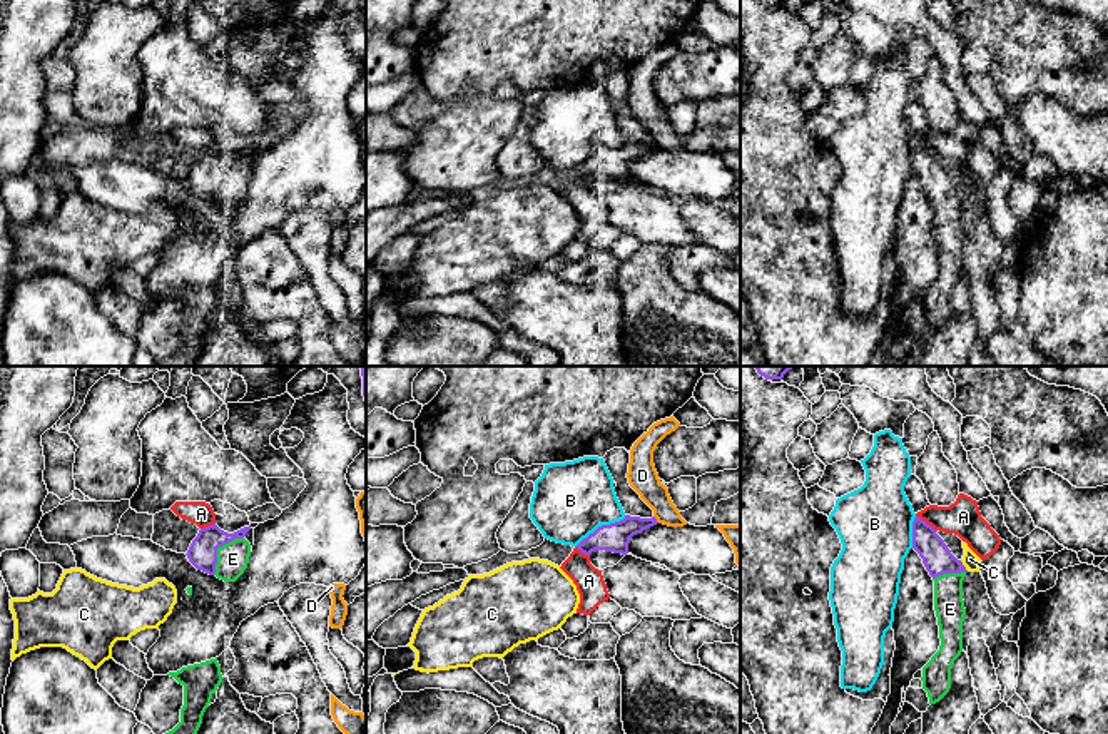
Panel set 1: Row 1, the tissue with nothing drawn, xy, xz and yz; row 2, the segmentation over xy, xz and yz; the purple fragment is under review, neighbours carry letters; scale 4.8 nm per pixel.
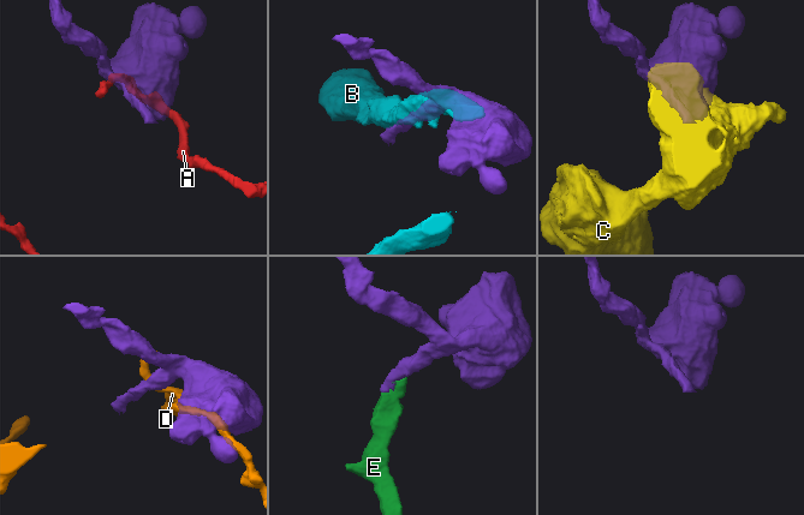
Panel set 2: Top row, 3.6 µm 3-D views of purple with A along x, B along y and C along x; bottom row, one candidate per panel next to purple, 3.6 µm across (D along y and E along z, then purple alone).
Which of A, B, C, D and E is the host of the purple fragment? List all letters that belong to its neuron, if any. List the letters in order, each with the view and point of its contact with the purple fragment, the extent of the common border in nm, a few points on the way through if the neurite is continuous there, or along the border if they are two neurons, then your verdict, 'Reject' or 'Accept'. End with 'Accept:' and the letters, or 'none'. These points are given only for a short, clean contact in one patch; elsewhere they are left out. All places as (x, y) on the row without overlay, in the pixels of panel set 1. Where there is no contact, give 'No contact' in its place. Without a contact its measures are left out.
A: Touches purple at yz (925, 147). Shared border 120 nm. Reject
B: Touches purple at xz (602, 151). Shared border 280 nm. Reject
C: Touches purple at yz (963, 191). Shared border 70 nm. Boundary: yz (960, 186), (966, 196). Reject
D: Touches purple at xz (655, 144). Shared border 50 nm. Reject
E: Touches purple at xy (218, 173). Shared border 240 nm. Accept
Accept: E

